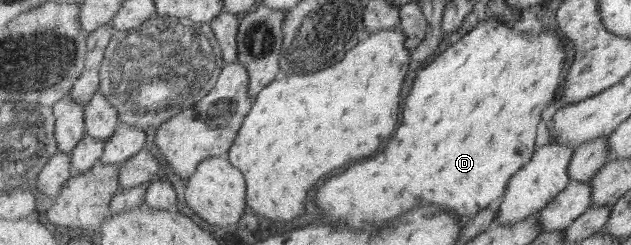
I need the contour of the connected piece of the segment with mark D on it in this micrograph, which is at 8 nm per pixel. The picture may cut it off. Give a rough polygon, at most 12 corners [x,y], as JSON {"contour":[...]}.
{"contour":[[481,21],[418,71],[331,224],[463,220],[534,158],[568,42]]}

